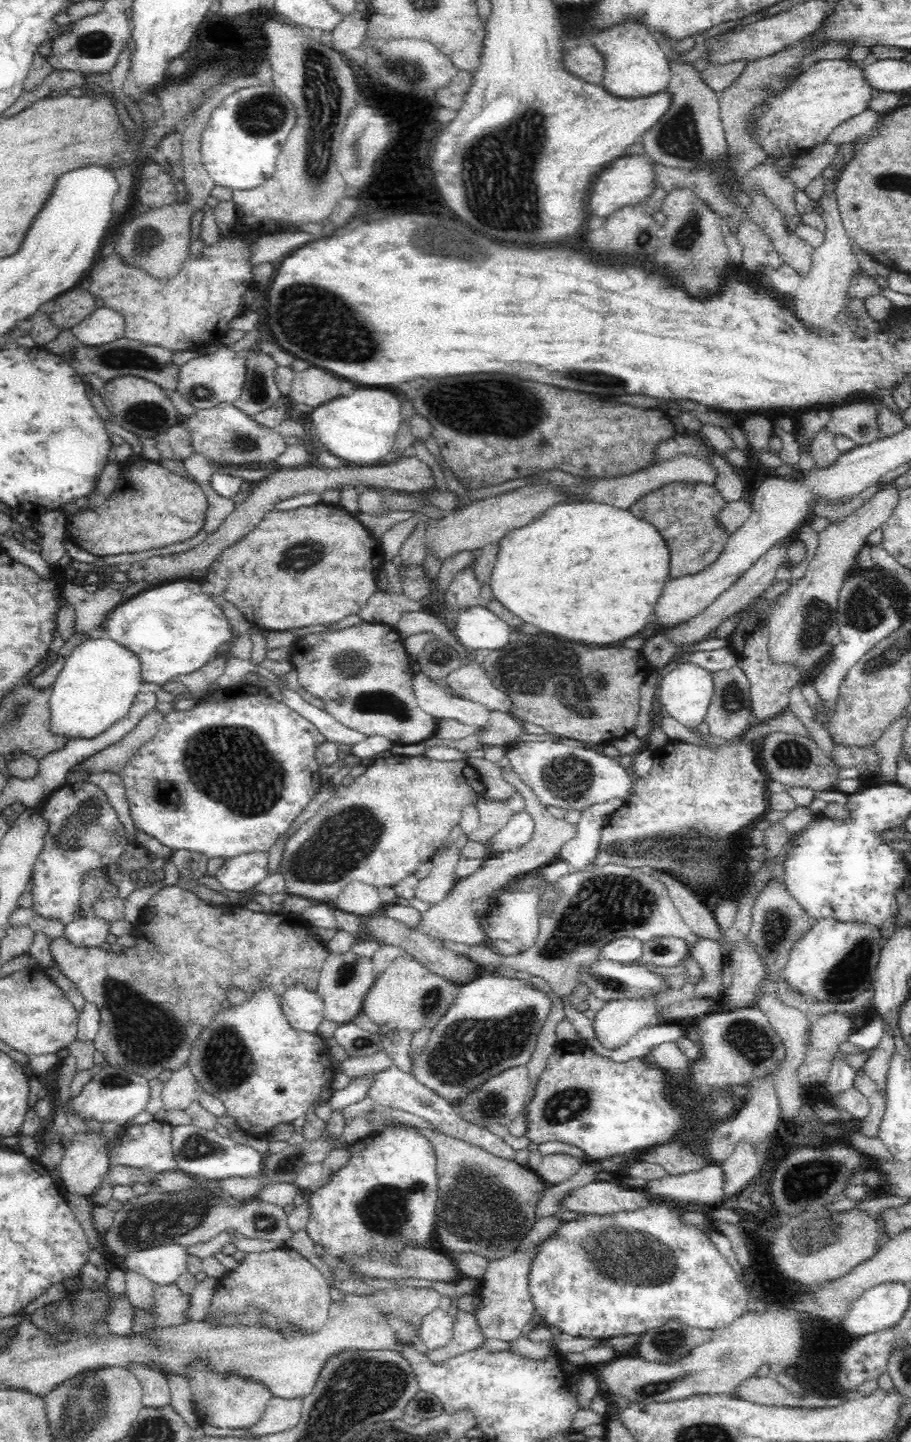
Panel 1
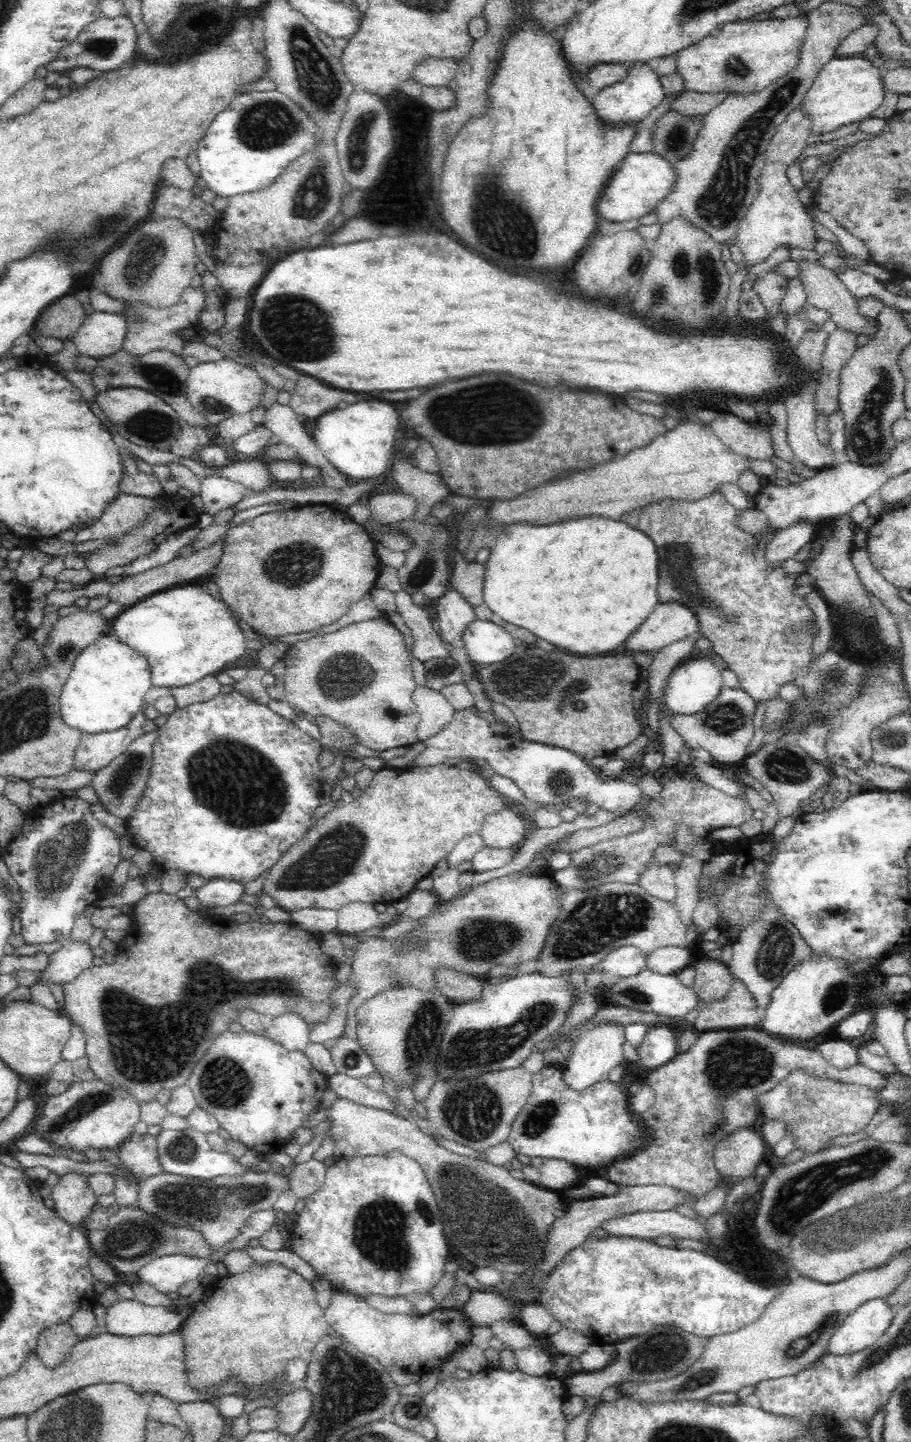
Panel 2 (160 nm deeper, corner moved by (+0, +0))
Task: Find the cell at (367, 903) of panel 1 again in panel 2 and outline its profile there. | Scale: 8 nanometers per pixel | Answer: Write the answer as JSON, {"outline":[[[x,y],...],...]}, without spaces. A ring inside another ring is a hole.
{"outline":[[[352,900],[337,908],[336,932],[346,935],[361,934],[364,930],[380,925],[374,904]]]}

